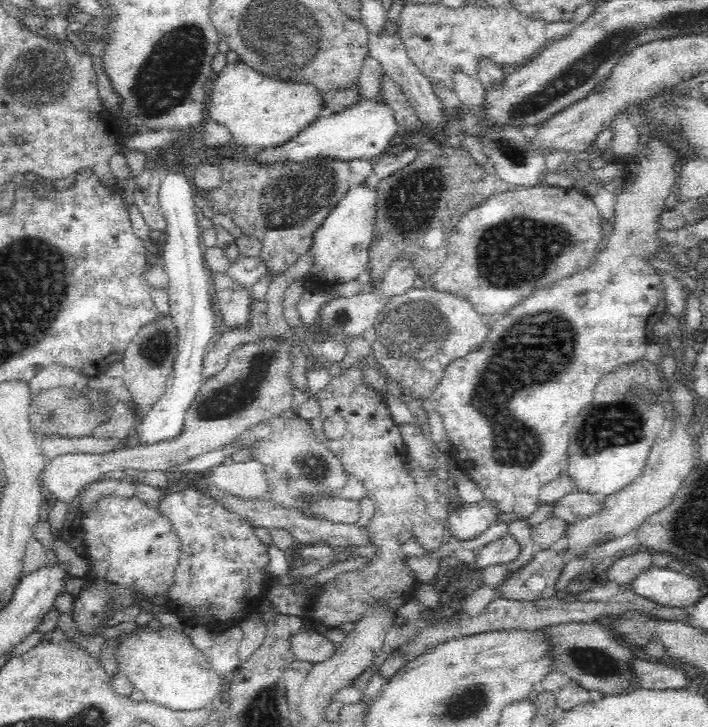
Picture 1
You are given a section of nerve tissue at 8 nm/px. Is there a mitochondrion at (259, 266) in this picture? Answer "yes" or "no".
no

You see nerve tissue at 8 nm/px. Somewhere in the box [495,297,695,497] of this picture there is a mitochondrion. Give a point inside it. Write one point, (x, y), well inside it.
(607, 425)

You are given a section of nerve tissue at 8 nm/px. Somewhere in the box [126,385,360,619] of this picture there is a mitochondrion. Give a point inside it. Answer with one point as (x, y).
(312, 467)

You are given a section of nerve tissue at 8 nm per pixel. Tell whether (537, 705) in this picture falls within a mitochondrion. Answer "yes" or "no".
no

